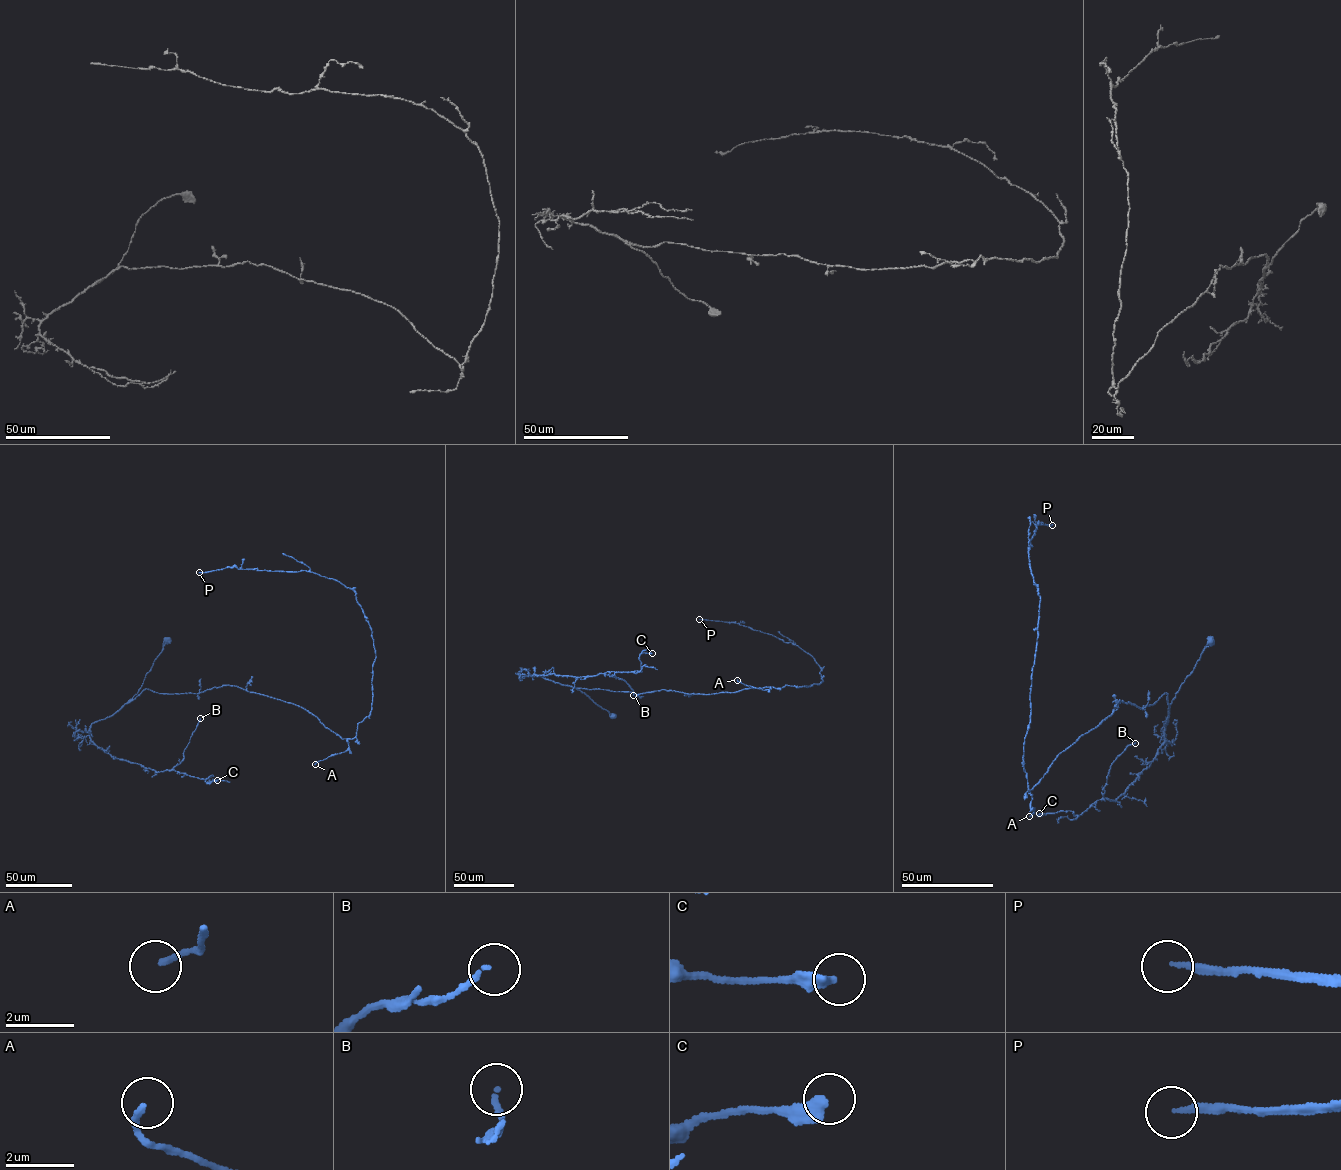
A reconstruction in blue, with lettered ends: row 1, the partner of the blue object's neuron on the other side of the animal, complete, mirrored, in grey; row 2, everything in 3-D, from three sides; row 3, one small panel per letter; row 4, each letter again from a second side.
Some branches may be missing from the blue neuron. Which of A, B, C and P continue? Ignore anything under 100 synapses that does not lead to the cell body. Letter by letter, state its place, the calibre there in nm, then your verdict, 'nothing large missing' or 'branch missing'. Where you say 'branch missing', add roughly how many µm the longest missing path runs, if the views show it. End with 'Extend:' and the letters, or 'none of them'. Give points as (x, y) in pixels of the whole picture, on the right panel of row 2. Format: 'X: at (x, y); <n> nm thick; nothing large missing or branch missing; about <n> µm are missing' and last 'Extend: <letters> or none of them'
A: at (1029, 816); 160 nm thick; nothing large missing
B: at (1135, 743); 120 nm thick; nothing large missing
C: at (1039, 813); 440 nm thick; nothing large missing
P: at (1052, 525); 200 nm thick; branch missing; about 180 µm are missing
Extend: P

